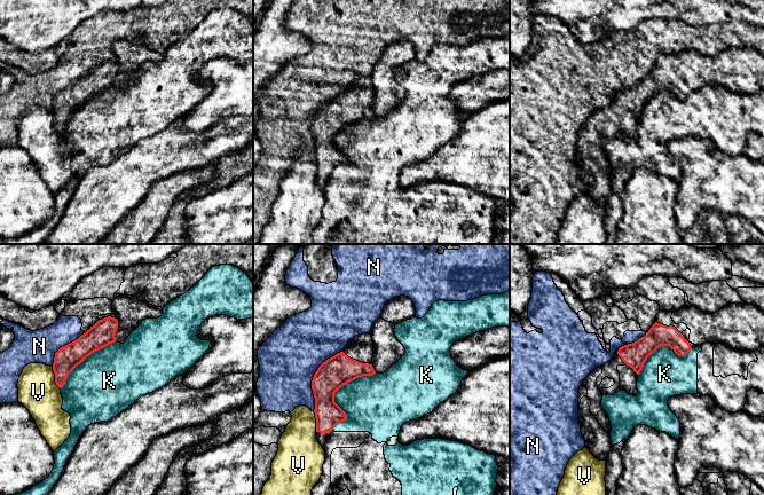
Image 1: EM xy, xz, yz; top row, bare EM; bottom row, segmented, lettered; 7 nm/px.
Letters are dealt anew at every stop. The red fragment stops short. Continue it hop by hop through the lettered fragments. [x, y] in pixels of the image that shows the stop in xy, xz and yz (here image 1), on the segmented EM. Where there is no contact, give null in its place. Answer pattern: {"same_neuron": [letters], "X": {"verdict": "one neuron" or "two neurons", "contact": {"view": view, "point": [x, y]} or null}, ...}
{"same_neuron": [], "K": {"verdict": "two neurons", "contact": {"view": "xz", "point": [335, 392]}}, "N": {"verdict": "two neurons", "contact": {"view": "xz", "point": [313, 378]}}, "V": {"verdict": "two neurons", "contact": {"view": "xy", "point": [55, 378]}}}

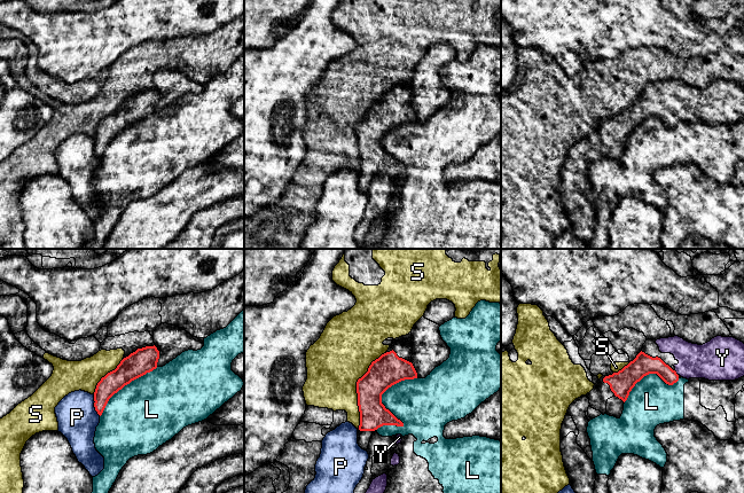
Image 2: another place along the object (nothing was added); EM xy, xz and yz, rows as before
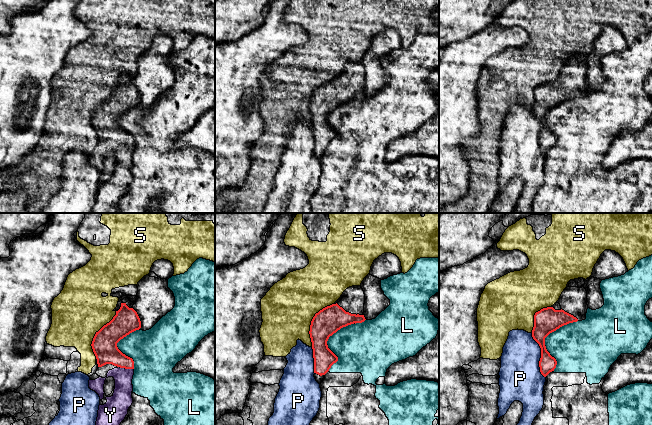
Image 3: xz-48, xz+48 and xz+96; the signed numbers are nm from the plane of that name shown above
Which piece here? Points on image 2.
{"same_neuron": ["Y"], "L": {"verdict": "two neurons", "contact": {"view": "xz", "point": [384, 406]}}, "P": {"verdict": "two neurons", "contact": {"view": "xy", "point": [94, 405]}}, "S": {"verdict": "two neurons", "contact": {"view": "xz", "point": [357, 390]}}, "Y": {"verdict": "one neuron", "contact": {"view": "yz", "point": [675, 373]}}}

